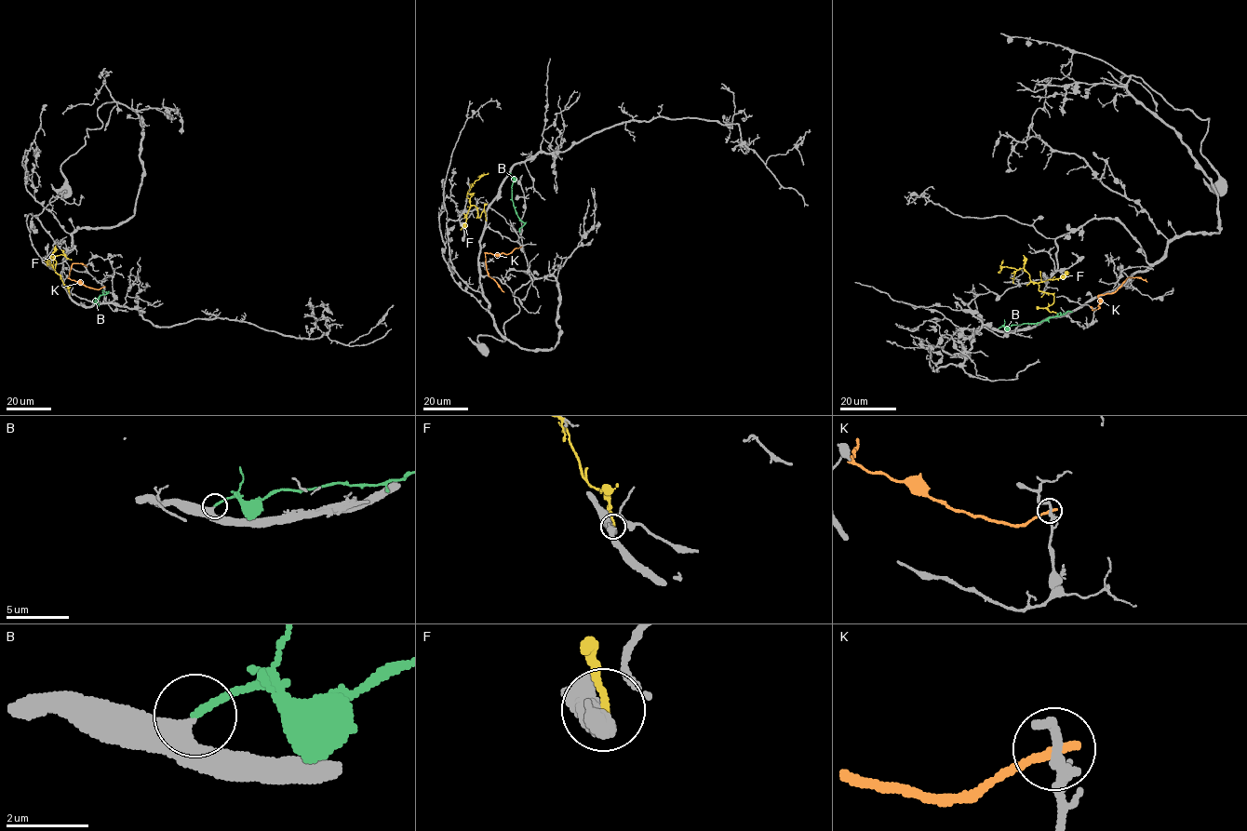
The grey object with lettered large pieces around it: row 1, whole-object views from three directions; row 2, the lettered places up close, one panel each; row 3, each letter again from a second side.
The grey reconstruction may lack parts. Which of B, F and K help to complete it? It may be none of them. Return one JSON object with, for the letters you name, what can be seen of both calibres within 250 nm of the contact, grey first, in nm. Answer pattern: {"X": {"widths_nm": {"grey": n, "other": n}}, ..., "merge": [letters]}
{"B": {"widths_nm": {"grey": 360, "other": 160}}, "merge": ["B"]}

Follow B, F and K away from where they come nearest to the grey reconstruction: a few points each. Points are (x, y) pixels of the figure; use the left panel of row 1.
B: (93, 304), (100, 295), (108, 293), (102, 290)
F: (69, 294), (49, 260), (51, 256), (59, 255), (71, 259)
K: (103, 287), (94, 288), (68, 277), (73, 263), (82, 263), (87, 266)

